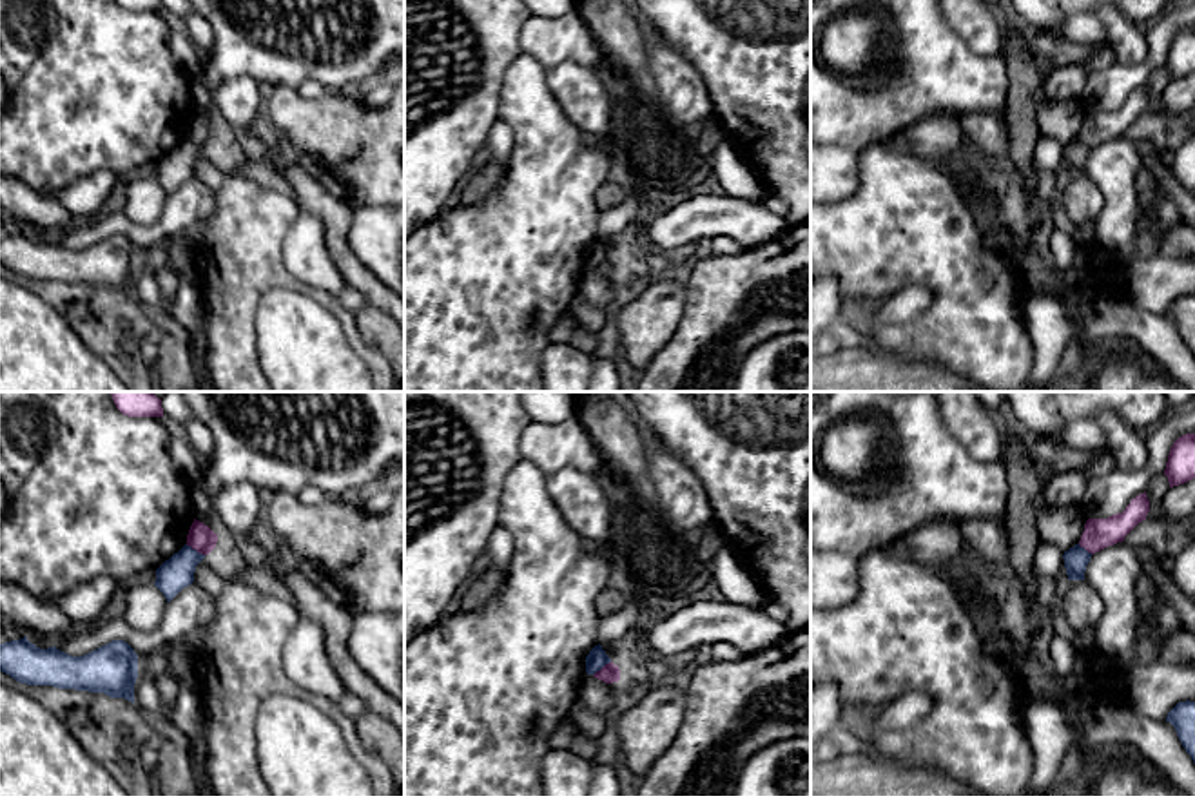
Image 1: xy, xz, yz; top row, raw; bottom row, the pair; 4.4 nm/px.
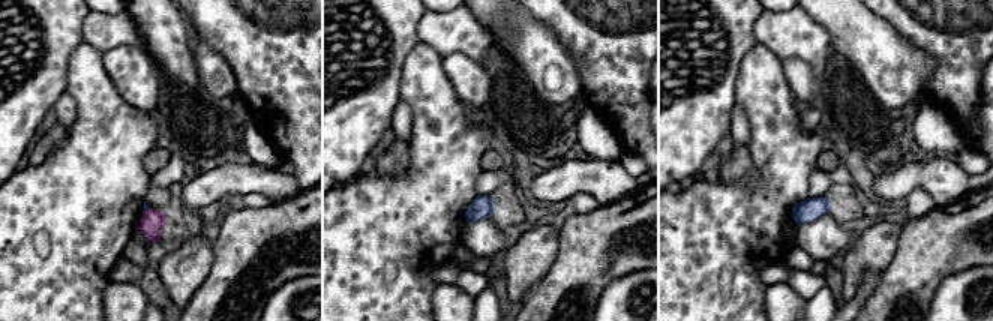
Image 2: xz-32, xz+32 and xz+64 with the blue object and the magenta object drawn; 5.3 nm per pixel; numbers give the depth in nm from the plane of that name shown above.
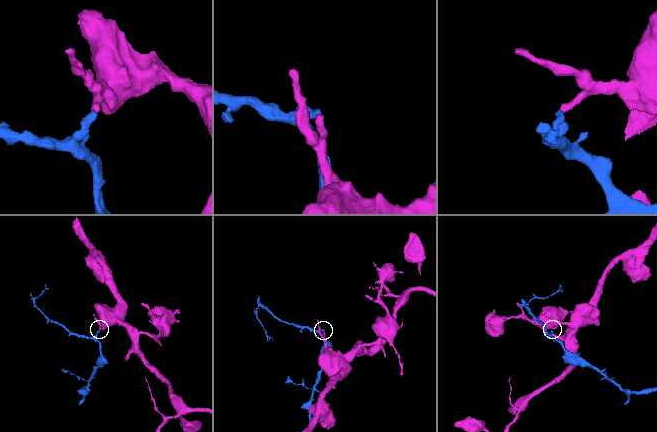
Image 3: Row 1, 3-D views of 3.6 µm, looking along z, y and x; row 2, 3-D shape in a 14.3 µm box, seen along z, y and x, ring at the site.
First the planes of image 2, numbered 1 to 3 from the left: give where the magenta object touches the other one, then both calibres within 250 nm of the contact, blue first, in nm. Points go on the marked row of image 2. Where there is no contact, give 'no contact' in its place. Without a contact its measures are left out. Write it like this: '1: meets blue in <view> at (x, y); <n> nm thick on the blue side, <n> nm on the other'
1: meets blue in xz-32 at (146, 210); 40 nm thick on the blue side, 140 nm on the other
2: no contact
3: no contact

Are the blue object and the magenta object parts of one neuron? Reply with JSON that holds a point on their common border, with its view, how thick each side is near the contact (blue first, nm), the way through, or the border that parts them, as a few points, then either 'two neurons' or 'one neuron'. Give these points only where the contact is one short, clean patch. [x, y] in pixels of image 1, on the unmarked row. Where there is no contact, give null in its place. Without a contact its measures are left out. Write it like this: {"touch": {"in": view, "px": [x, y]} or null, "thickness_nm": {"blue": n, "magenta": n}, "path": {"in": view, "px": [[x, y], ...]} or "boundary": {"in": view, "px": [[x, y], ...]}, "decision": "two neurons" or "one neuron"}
{"touch": {"in": "xy", "px": [194, 144]}, "thickness_nm": {"blue": 150, "magenta": 120}, "boundary": {"in": "xy", "px": [[185, 138], [204, 149]]}, "decision": "two neurons"}

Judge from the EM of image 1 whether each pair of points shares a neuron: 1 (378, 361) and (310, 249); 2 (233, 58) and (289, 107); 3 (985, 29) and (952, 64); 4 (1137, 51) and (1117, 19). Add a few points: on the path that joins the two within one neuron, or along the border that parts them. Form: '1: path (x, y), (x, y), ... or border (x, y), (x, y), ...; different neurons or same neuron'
1: border (296, 278), (336, 296); different neurons
2: border (296, 87), (272, 86), (263, 91); different neurons
3: border (943, 19), (974, 51), (1001, 55); different neurons
4: path (1130, 44), (1117, 26); same neuron

